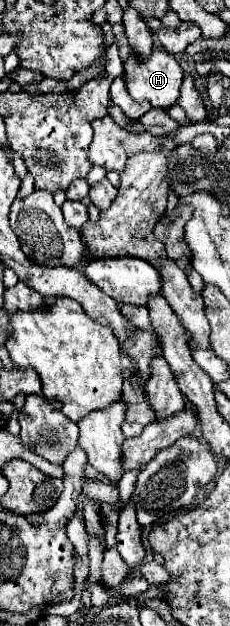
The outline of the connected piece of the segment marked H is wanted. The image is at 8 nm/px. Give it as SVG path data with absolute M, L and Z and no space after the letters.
M153 51L149 59L125 61L127 91L135 101L149 101L157 109L169 109L179 99L183 69L167 51Z

